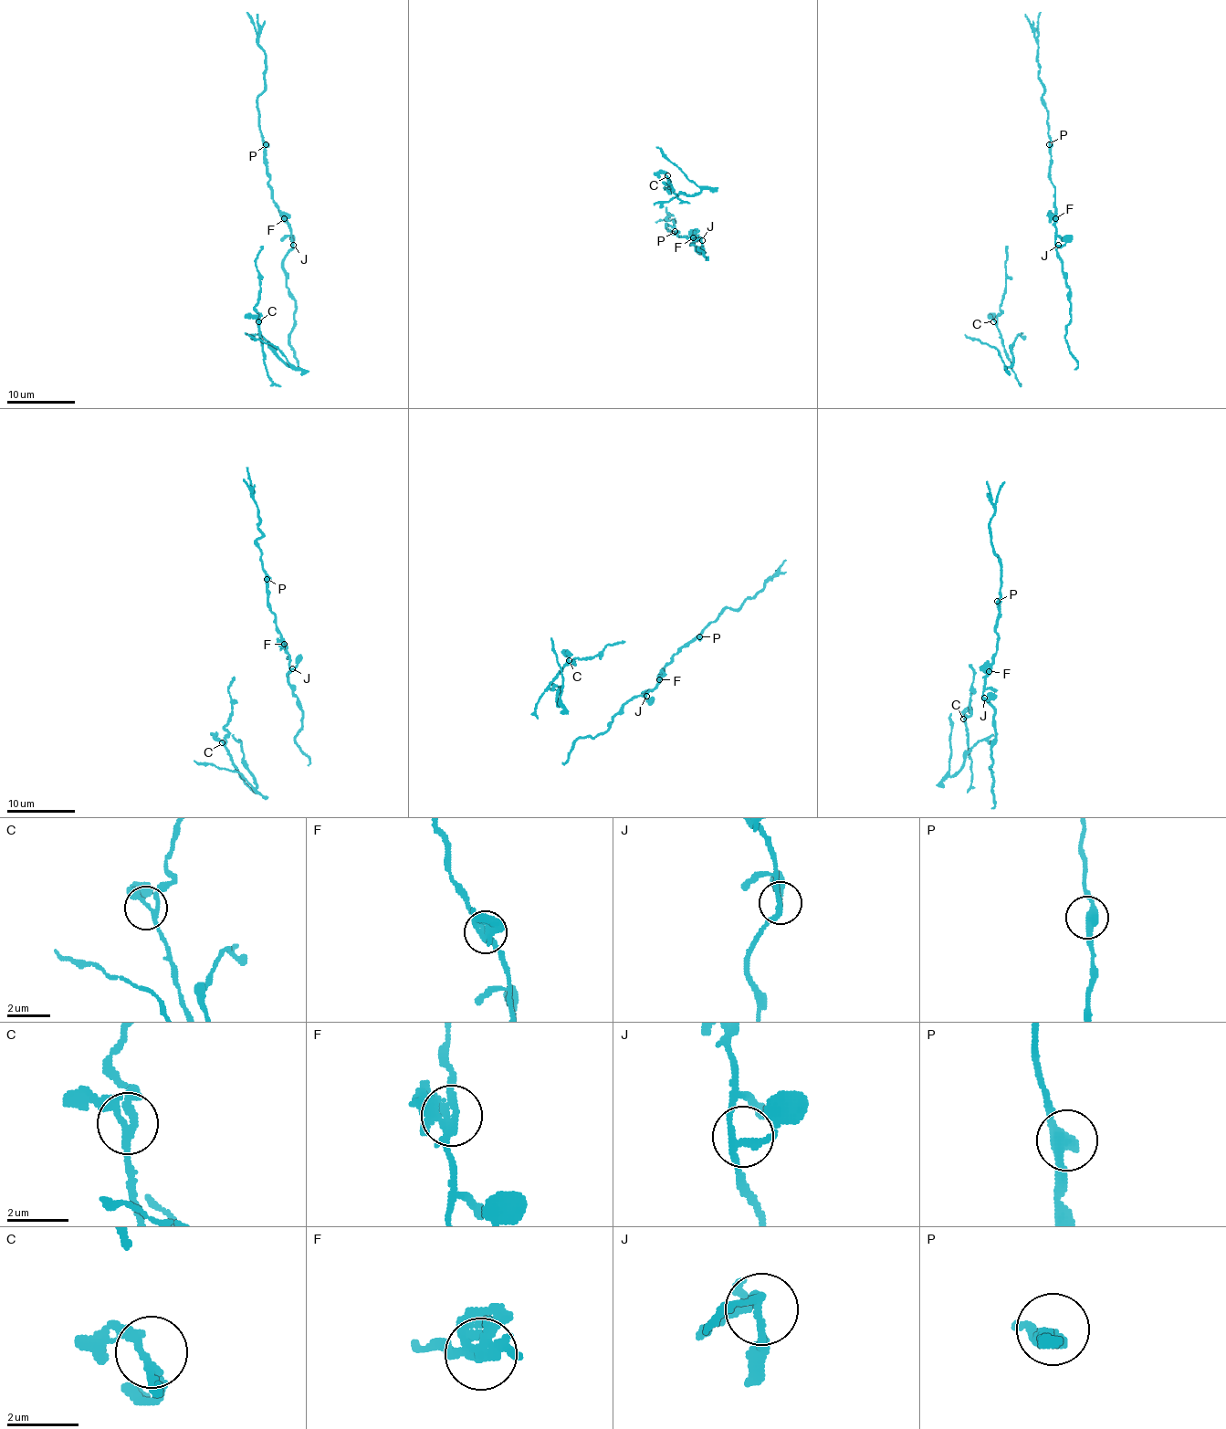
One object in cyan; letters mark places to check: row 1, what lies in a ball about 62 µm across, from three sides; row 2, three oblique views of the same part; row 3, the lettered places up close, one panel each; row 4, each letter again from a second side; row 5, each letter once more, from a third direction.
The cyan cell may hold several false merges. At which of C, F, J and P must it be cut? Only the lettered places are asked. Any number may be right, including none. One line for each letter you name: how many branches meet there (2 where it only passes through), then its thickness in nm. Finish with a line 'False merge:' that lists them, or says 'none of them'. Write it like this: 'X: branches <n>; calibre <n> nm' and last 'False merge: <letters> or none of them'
False merge: none of them

